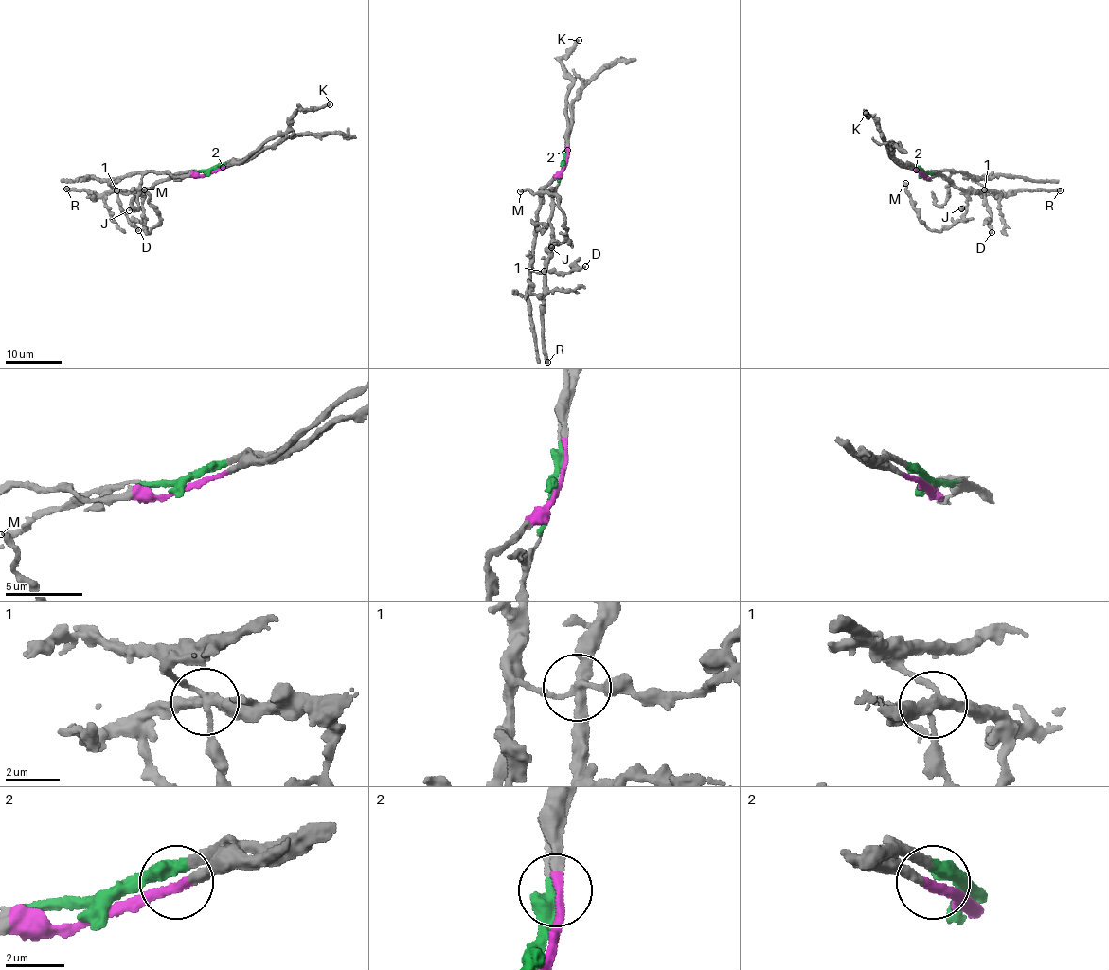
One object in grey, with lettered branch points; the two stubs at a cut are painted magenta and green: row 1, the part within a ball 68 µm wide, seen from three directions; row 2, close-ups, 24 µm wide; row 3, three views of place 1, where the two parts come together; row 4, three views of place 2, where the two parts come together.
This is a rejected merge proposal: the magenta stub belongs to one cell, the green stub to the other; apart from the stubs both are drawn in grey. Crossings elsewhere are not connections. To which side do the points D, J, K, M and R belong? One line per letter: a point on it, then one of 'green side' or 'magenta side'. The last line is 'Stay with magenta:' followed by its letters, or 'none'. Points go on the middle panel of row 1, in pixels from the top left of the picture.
D: (585, 266) | magenta side
J: (551, 247) | green side
K: (579, 40) | magenta side
M: (520, 191) | green side
R: (547, 362) | green side
Stay with magenta: D, K

